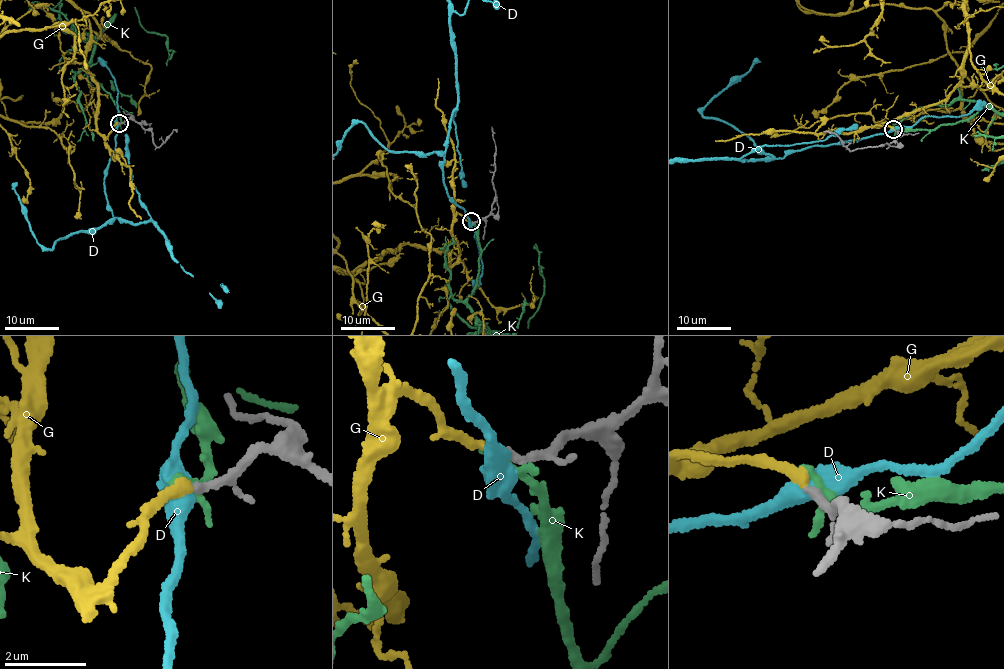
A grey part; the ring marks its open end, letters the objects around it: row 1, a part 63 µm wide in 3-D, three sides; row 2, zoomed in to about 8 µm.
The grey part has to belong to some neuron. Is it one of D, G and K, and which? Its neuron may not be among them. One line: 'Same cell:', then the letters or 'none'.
Same cell: G

